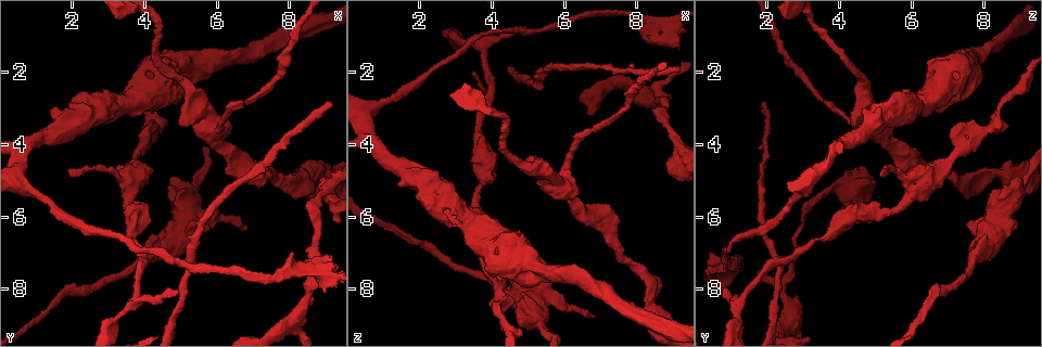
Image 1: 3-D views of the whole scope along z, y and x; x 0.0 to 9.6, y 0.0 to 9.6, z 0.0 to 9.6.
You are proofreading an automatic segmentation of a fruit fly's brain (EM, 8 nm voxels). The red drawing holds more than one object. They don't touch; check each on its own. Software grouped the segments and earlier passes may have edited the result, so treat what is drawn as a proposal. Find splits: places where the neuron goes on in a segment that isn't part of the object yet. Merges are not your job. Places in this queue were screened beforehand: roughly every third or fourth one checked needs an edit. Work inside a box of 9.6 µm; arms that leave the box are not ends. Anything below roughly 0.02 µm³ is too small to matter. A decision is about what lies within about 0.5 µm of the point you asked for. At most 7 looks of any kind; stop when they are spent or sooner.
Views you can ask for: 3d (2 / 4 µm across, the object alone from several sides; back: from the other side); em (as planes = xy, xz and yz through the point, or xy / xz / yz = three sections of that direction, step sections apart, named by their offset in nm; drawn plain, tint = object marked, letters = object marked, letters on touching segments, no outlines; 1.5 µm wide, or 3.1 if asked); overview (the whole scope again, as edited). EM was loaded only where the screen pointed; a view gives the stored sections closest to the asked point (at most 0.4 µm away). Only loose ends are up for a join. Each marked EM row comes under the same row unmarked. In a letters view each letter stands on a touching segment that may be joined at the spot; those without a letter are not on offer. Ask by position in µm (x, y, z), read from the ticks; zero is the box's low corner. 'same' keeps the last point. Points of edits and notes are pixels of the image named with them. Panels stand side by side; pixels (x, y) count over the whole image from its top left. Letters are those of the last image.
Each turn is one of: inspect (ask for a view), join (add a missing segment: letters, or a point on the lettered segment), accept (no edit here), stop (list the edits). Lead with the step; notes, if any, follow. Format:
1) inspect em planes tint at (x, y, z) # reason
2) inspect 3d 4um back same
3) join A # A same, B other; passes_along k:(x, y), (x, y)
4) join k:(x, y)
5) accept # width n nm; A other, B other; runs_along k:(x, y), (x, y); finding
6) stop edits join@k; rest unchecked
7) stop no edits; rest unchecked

inspect em xy step 4 tint at (6.80, 6.25, 8.75) # free end

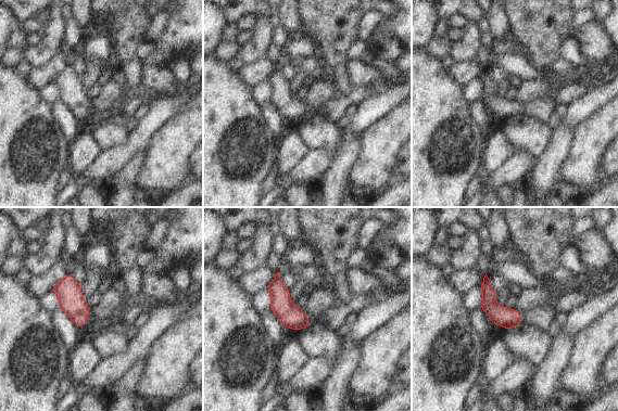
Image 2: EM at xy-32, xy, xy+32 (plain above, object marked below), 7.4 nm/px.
inspect em yz step 8 letters same # cut it another way

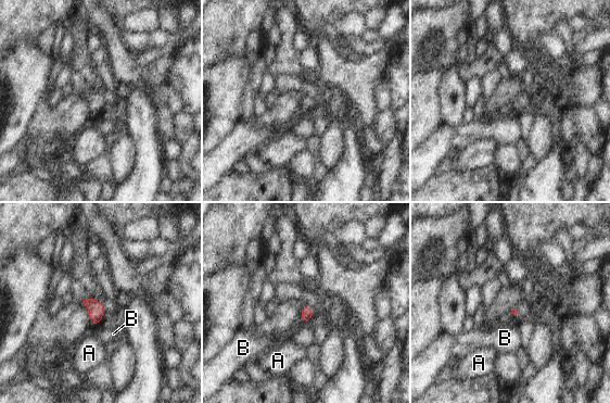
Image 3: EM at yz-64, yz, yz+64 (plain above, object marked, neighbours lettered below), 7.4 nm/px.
accept # A other, B other; border 3:(301, 322), (308, 323); none of them fits

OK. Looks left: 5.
inspect 3d 2um back at (4.80, 4.85, 8.95) # stops while still wide

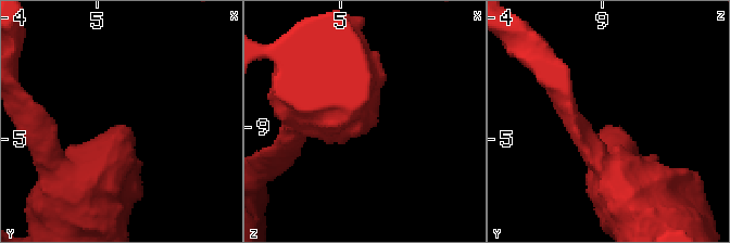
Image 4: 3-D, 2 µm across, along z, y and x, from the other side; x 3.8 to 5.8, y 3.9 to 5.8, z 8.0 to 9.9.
inspect em planes letters at (4.78, 4.86, 8.96) # shape alone is not enough

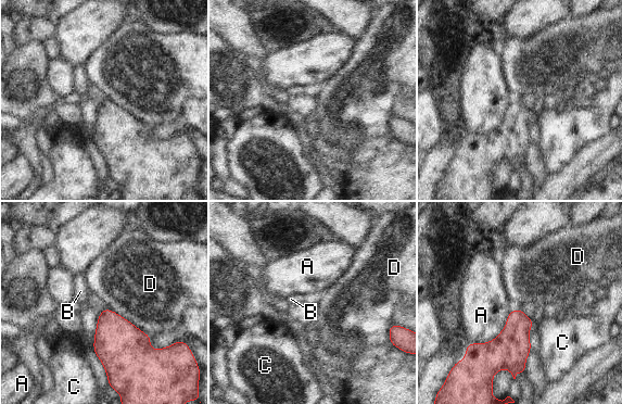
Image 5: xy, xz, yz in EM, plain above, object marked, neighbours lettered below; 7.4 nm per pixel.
accept # A other, B other, C other, D other; border 5:(106, 306), (151, 337); none of them fits

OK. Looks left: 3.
inspect em xy step 8 tint at (4.30, 3.40, 7.45) # free end

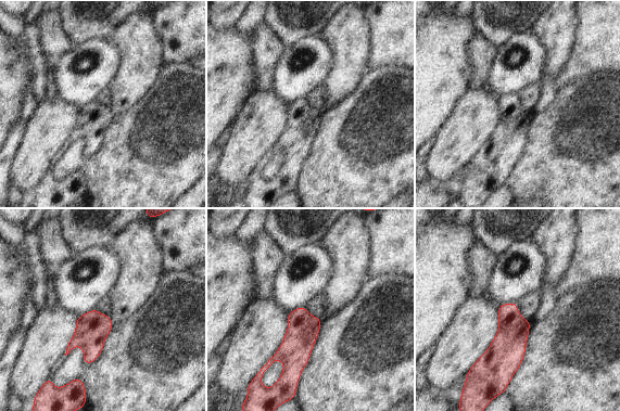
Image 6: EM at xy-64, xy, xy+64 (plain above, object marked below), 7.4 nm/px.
inspect em planes letters same # cut it another way

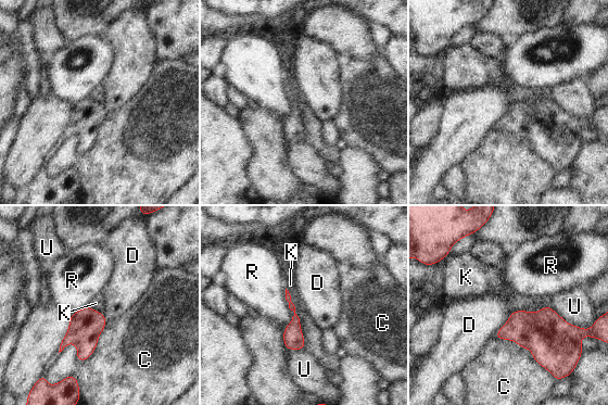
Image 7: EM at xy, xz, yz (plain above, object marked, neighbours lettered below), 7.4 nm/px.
accept # C other, D other, K other, R other, U other; border 7:(512, 309), (507, 321), (493, 337); none of them fits

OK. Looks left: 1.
stop no edits; rest unchecked

